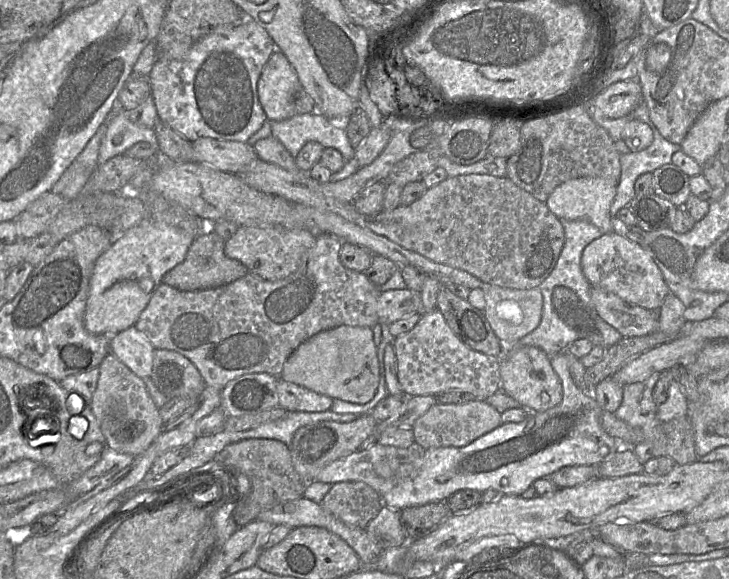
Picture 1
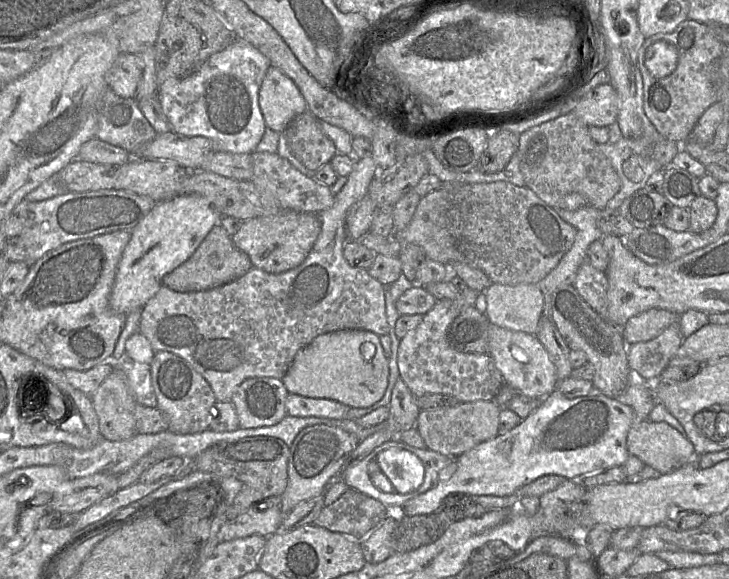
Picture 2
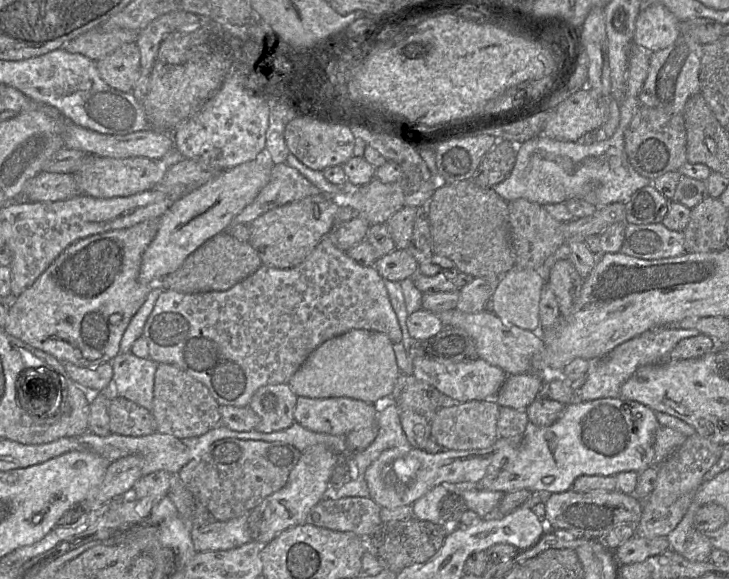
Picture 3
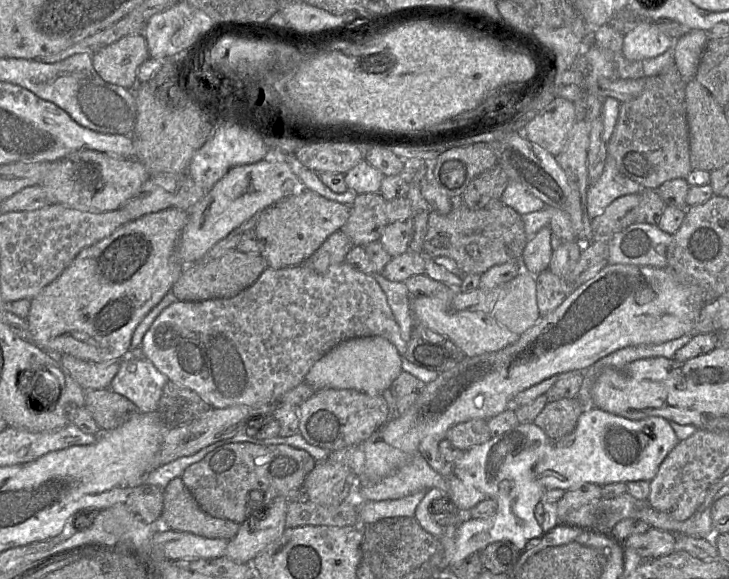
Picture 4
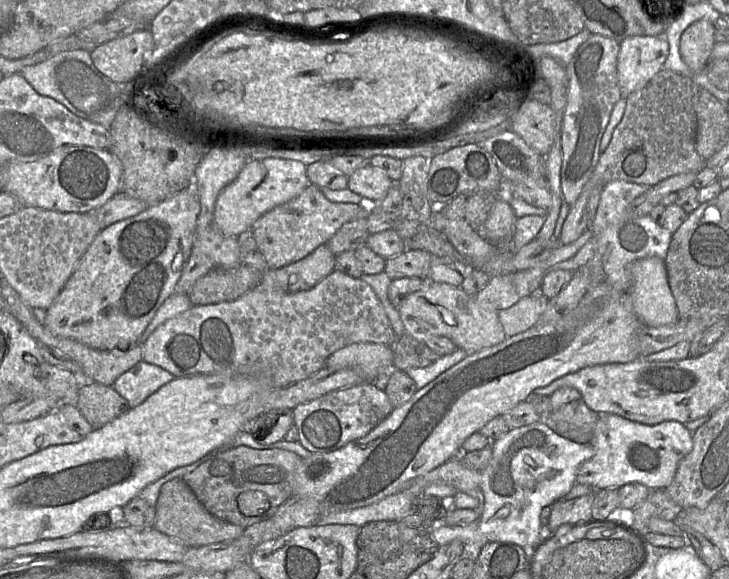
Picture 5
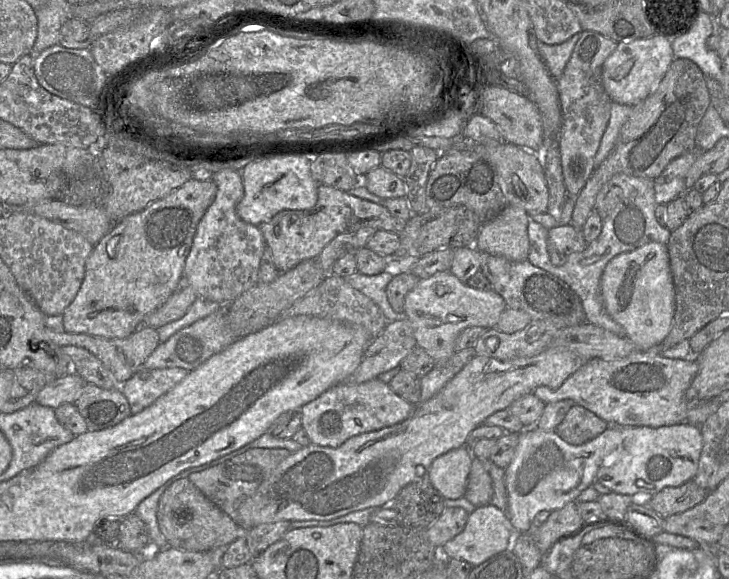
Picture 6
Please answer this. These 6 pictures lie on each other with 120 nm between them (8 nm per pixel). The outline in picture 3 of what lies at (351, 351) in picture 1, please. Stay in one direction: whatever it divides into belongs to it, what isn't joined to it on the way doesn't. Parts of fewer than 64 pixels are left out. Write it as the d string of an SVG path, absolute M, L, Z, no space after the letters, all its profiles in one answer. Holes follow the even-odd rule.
M350 330L318 346L288 381L298 397L347 397L375 404L385 402L393 392L400 370L393 342L383 333Z

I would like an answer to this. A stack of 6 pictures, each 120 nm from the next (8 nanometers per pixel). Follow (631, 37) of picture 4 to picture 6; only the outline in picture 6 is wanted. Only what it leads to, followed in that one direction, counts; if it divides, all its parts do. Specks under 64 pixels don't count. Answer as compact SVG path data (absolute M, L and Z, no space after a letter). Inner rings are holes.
M658 33L649 38L619 43L604 62L602 70L604 88L612 102L634 106L653 92L673 60L670 41Z

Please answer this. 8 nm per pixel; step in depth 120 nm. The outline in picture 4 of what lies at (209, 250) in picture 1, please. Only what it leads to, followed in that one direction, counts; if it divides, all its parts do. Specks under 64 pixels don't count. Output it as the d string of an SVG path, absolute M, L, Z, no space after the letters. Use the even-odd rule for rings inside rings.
M233 249L217 259L201 260L185 266L170 292L180 301L231 298L250 287L266 268L268 264L260 254L244 253Z

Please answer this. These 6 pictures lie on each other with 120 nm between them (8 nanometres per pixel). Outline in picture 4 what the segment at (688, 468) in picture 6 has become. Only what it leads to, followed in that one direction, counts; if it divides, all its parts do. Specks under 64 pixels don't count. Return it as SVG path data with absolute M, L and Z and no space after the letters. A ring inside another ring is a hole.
M592 407L582 412L572 433L553 441L549 451L535 464L534 474L546 490L568 491L586 483L604 486L615 482L651 481L680 440L663 417L631 420Z

